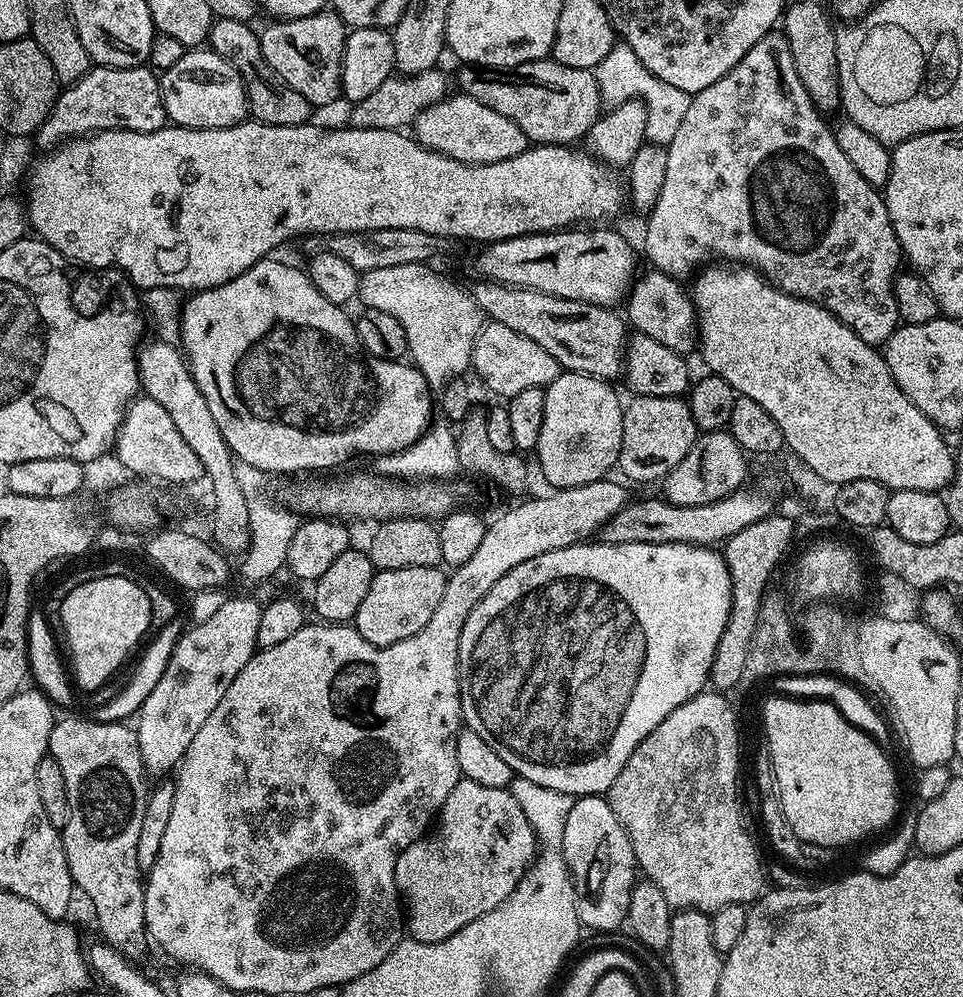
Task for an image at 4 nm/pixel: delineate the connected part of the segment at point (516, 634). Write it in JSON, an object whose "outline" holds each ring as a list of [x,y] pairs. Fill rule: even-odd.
{"outline":[[[581,542],[566,546],[562,550],[550,550],[546,554],[538,554],[538,558],[530,558],[530,562],[522,562],[522,566],[514,566],[514,570],[510,570],[510,574],[506,574],[506,578],[498,578],[498,582],[494,582],[490,594],[483,596],[478,602],[478,606],[474,606],[474,610],[470,610],[470,618],[466,618],[466,626],[462,626],[462,638],[460,639],[460,714],[463,723],[470,730],[474,730],[474,734],[480,735],[485,740],[486,746],[493,748],[494,754],[498,754],[498,758],[503,758],[506,766],[510,766],[512,773],[519,777],[519,779],[538,782],[538,786],[546,786],[550,790],[565,792],[573,798],[598,796],[607,793],[609,786],[614,782],[614,778],[618,778],[622,766],[626,766],[630,754],[634,754],[634,750],[638,750],[642,738],[650,735],[662,722],[662,718],[666,718],[666,714],[678,710],[678,706],[682,706],[690,698],[694,698],[698,693],[705,691],[712,674],[714,654],[718,650],[718,638],[722,638],[722,630],[726,630],[726,622],[730,618],[731,605],[732,587],[730,586],[728,568],[724,565],[724,557],[719,551],[713,550],[708,546],[697,546],[694,544],[606,544],[603,542]]]}

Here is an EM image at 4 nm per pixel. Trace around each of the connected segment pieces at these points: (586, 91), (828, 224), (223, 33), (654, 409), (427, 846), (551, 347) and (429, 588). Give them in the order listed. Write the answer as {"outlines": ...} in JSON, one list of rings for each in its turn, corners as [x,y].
{"outlines":[[[[549,58],[509,68],[499,74],[475,66],[464,66],[461,69],[460,84],[464,87],[461,89],[478,102],[490,106],[490,110],[506,114],[510,122],[518,122],[533,145],[575,145],[587,137],[588,131],[602,115],[595,71],[586,68],[562,66]]],[[[783,31],[767,32],[761,40],[754,42],[754,46],[750,46],[750,50],[746,50],[738,66],[734,66],[726,75],[718,78],[718,82],[706,86],[706,90],[692,96],[690,110],[686,110],[682,126],[678,126],[674,138],[666,146],[666,179],[662,181],[658,202],[646,216],[648,229],[644,232],[644,252],[652,263],[649,265],[655,271],[675,278],[684,278],[688,271],[691,273],[697,266],[711,261],[708,260],[711,256],[721,256],[724,259],[721,261],[724,262],[739,262],[741,265],[751,266],[761,276],[765,276],[775,288],[781,288],[783,292],[789,292],[803,300],[821,304],[826,310],[830,310],[830,314],[834,314],[843,324],[850,326],[850,330],[854,330],[854,334],[858,334],[862,342],[883,346],[901,323],[898,302],[894,298],[896,277],[901,271],[900,264],[902,265],[900,243],[894,234],[894,226],[890,222],[890,214],[881,189],[870,186],[870,182],[866,182],[866,178],[862,178],[862,174],[854,170],[850,158],[846,158],[846,154],[842,154],[842,146],[838,146],[835,131],[830,124],[828,128],[823,119],[827,120],[813,104],[806,86],[802,86],[798,70],[794,70],[794,58],[790,54],[790,46]]],[[[216,18],[212,21],[212,29],[208,35],[207,43],[211,51],[216,52],[238,74],[244,83],[246,98],[248,99],[248,111],[251,119],[260,121],[261,124],[273,124],[274,126],[298,126],[309,123],[311,112],[314,112],[313,105],[298,94],[284,81],[279,74],[266,62],[266,58],[260,49],[260,38],[257,29],[247,20],[235,20],[234,18]]],[[[641,396],[631,397],[633,400],[623,405],[622,446],[618,461],[619,471],[624,471],[625,481],[633,480],[636,484],[652,484],[663,482],[670,473],[688,459],[698,443],[698,429],[688,409],[688,401],[677,396]]],[[[462,778],[440,808],[438,823],[431,835],[412,843],[396,863],[396,889],[406,905],[407,935],[427,944],[442,942],[470,922],[482,918],[482,914],[490,914],[510,898],[537,855],[537,834],[526,814],[522,814],[522,806],[514,802],[511,791],[508,788],[478,786],[478,782]]],[[[488,282],[474,292],[474,299],[481,312],[493,324],[510,326],[517,334],[526,334],[530,342],[538,342],[546,354],[560,363],[561,369],[566,372],[581,372],[587,376],[597,376],[600,380],[615,381],[615,376],[622,372],[622,365],[626,360],[626,338],[624,340],[624,328],[626,320],[612,308],[603,308],[600,304],[591,304],[581,300],[570,298],[558,298],[538,290],[529,288],[511,288],[508,284]]],[[[440,568],[377,571],[370,582],[370,590],[366,590],[366,598],[362,598],[362,606],[358,606],[354,621],[358,634],[379,648],[418,634],[418,630],[430,622],[434,610],[438,610],[438,602],[442,602],[446,579],[445,573],[442,573]]]]}

